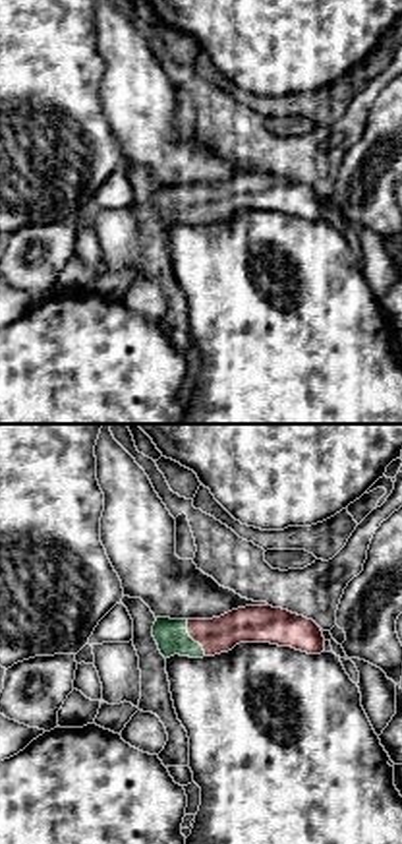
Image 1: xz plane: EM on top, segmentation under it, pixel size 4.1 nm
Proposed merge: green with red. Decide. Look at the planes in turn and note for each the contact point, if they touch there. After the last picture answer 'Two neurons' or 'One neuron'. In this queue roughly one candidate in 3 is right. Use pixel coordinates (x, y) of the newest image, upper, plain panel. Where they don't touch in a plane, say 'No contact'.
Touches green at (190, 204)

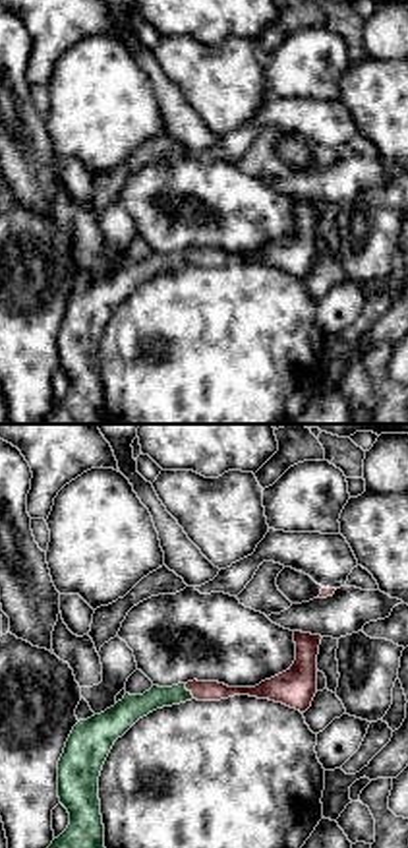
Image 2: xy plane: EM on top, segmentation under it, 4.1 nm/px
Touches green at (188, 258)

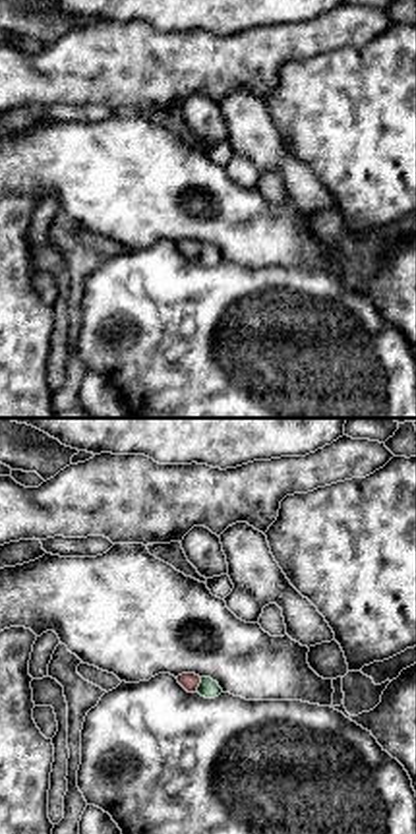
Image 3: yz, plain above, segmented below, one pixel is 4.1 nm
Touches green at (200, 252)

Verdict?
One neuron

